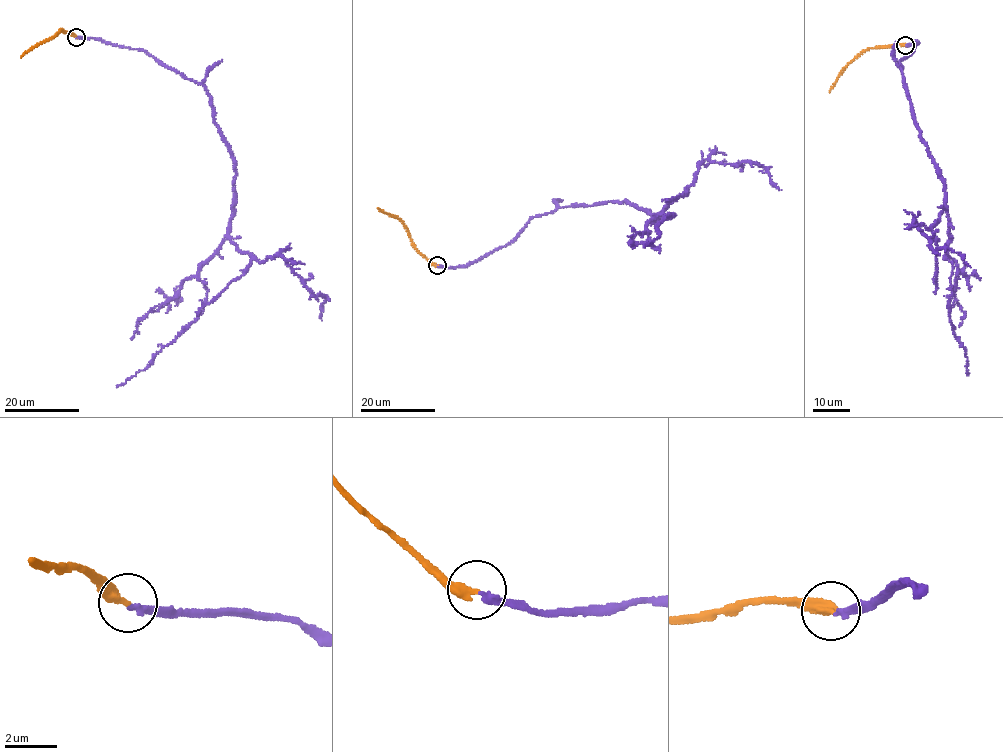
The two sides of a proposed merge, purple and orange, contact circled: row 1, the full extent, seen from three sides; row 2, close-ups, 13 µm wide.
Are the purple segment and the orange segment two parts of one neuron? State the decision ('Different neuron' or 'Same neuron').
Same neuron

